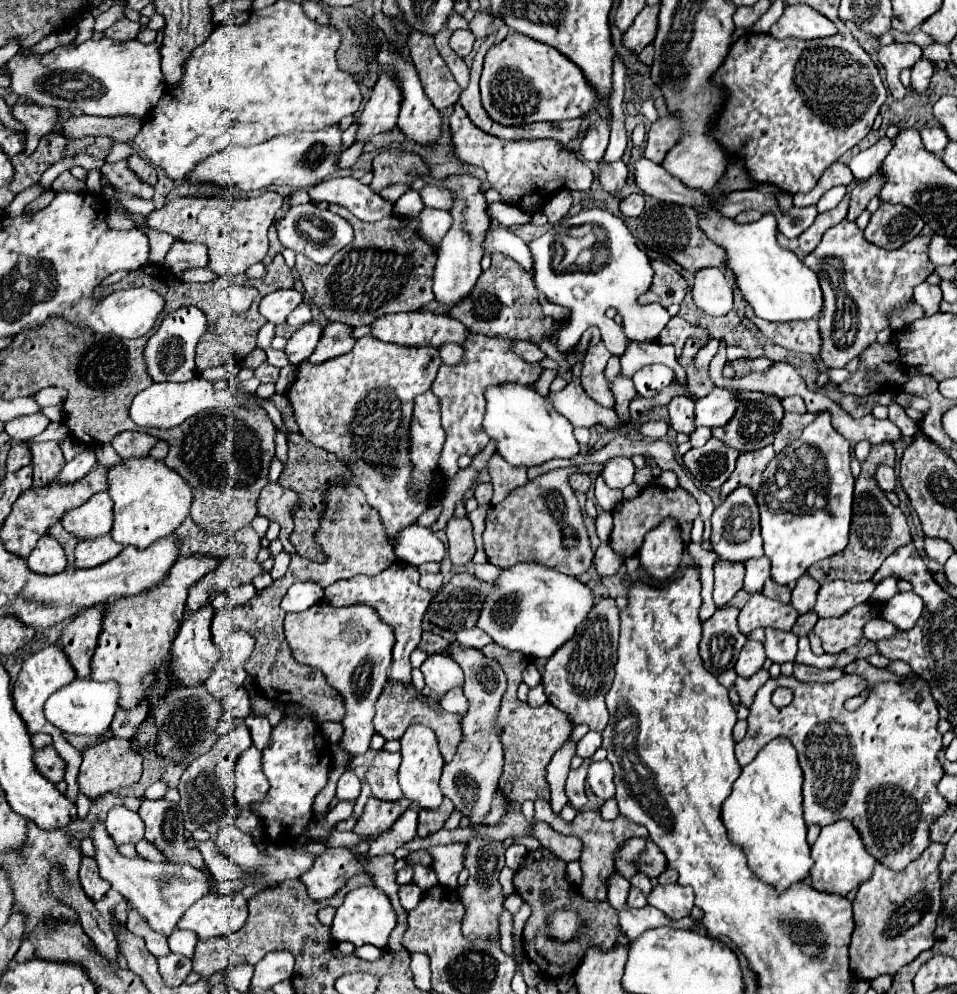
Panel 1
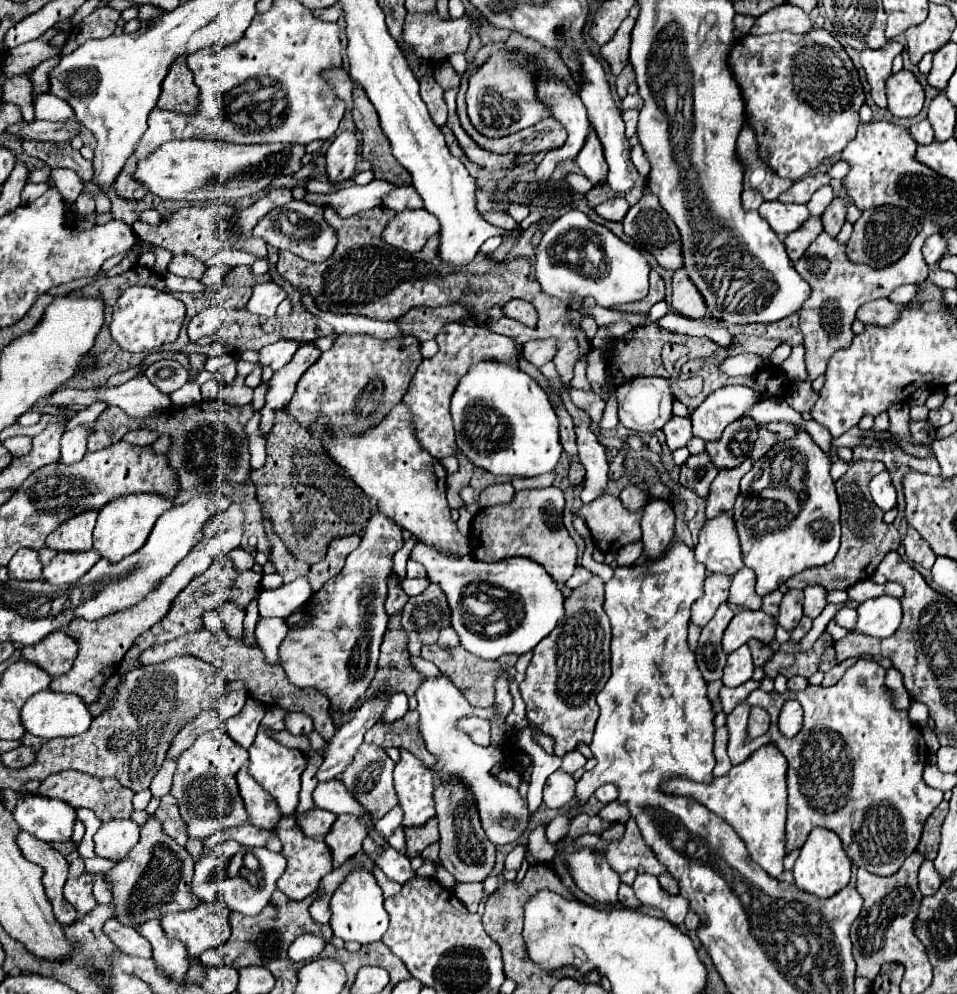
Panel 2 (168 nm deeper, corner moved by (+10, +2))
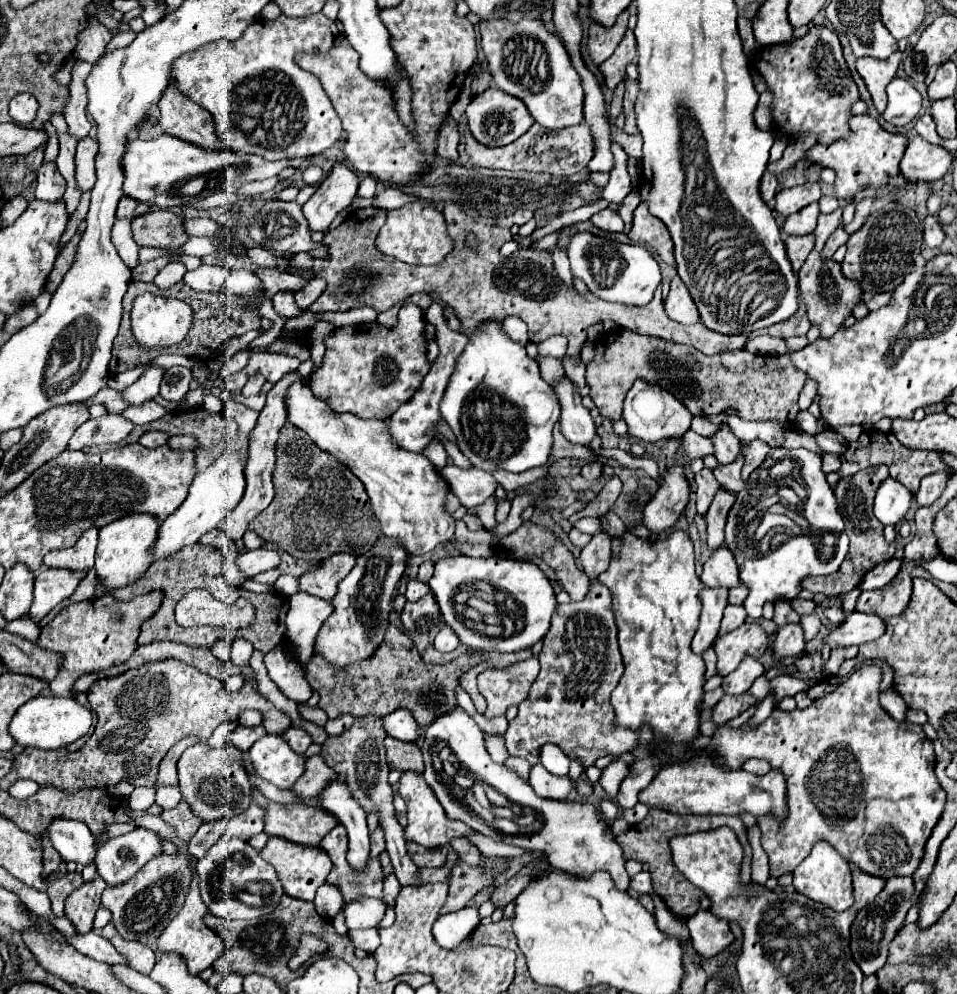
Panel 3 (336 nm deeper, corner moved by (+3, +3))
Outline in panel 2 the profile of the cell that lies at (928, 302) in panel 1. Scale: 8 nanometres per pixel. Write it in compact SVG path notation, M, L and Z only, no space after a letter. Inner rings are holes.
M906 284L906 286L898 286L890 296L888 300L894 302L894 304L906 304L910 302L910 298L916 296L916 286L914 284Z

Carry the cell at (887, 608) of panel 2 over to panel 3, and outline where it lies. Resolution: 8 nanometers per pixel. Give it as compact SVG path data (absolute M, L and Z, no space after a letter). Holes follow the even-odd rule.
M853 611L847 615L845 625L839 625L825 641L831 647L863 645L863 643L879 639L885 631L887 631L887 623L881 615Z

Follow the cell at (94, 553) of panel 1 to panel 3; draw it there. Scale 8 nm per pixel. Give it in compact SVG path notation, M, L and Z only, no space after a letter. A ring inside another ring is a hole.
M43 569L35 577L35 599L31 605L29 615L33 621L41 621L53 607L73 595L77 585L87 575L85 571L73 569Z

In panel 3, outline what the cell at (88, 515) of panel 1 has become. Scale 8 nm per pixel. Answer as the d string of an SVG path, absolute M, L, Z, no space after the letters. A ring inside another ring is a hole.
M97 527L87 529L73 547L53 549L45 555L43 563L47 567L69 567L69 569L87 569L93 567L95 547L97 547Z

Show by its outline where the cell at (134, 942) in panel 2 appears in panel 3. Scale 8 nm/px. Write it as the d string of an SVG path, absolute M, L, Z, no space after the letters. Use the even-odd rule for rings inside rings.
M107 923L107 925L101 929L101 935L103 935L105 939L109 939L119 953L127 955L129 965L131 965L135 971L149 975L149 971L151 971L153 965L155 965L155 953L153 953L147 945L143 945L143 943L139 943L139 941L127 941L127 939L123 939L111 923Z

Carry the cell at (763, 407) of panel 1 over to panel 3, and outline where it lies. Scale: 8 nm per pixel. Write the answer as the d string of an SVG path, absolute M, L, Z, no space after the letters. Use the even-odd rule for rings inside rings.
M741 449L739 455L737 455L737 459L733 463L729 463L729 465L717 465L715 467L713 473L715 473L715 477L717 477L717 481L721 483L723 489L727 489L731 493L739 493L745 487L745 483L741 479L741 467L743 467L743 463L745 463L745 455L743 455L743 449Z

